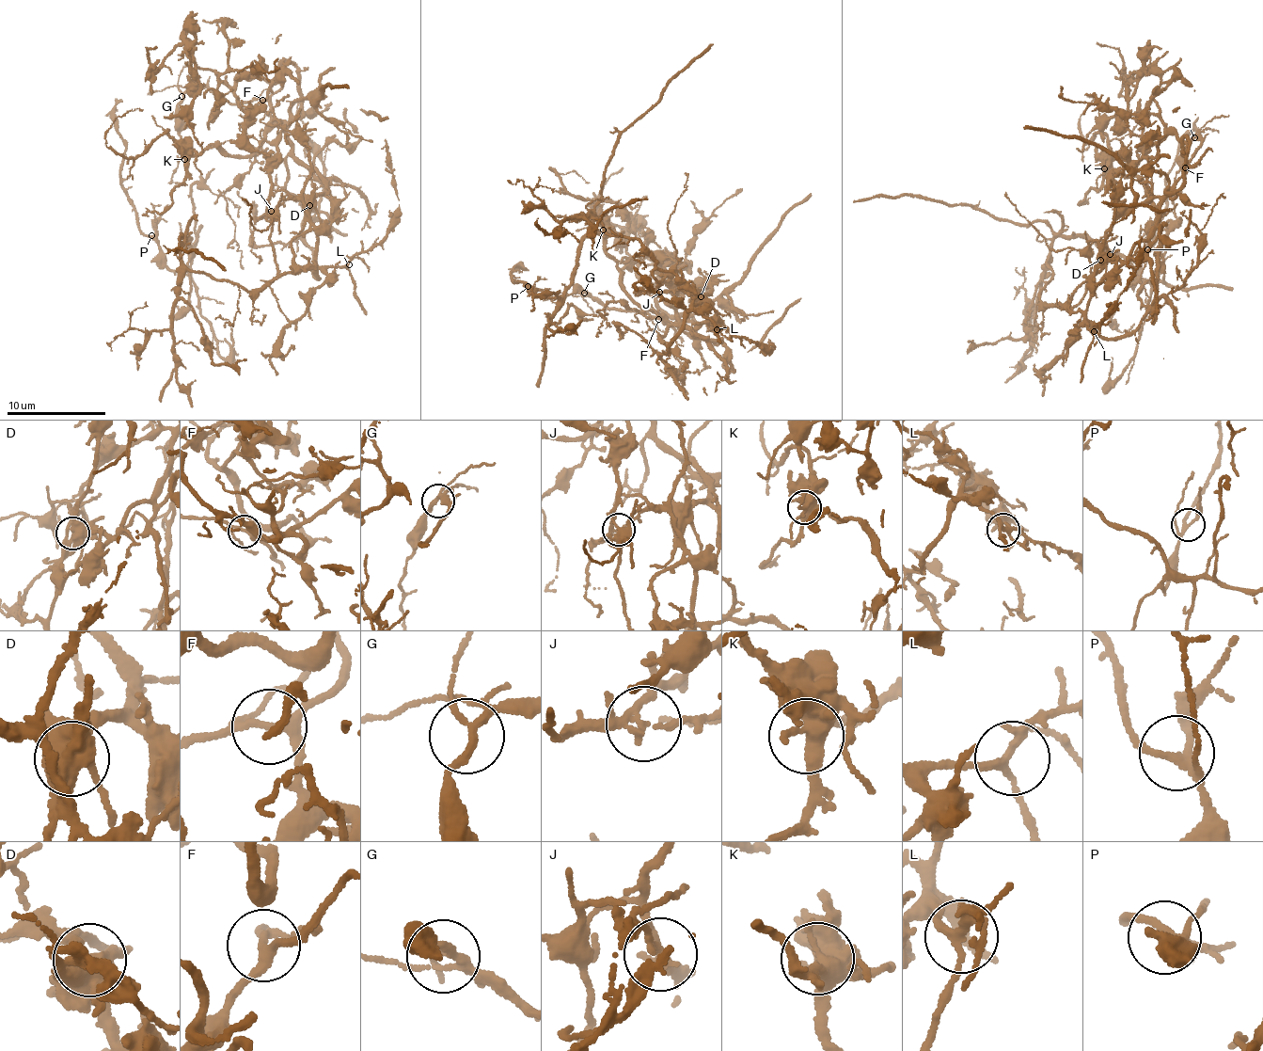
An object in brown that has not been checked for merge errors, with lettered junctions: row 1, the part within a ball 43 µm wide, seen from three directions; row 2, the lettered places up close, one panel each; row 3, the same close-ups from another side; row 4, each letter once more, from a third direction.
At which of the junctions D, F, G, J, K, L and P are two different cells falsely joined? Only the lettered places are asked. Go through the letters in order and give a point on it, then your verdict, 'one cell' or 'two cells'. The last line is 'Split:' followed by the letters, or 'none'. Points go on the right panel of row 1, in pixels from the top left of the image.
D: (1100, 260) | two cells
F: (1185, 167) | one cell
G: (1194, 137) | one cell
J: (1110, 254) | two cells
K: (1104, 168) | one cell
L: (1094, 331) | one cell
P: (1147, 249) | one cell
Split: D, J

